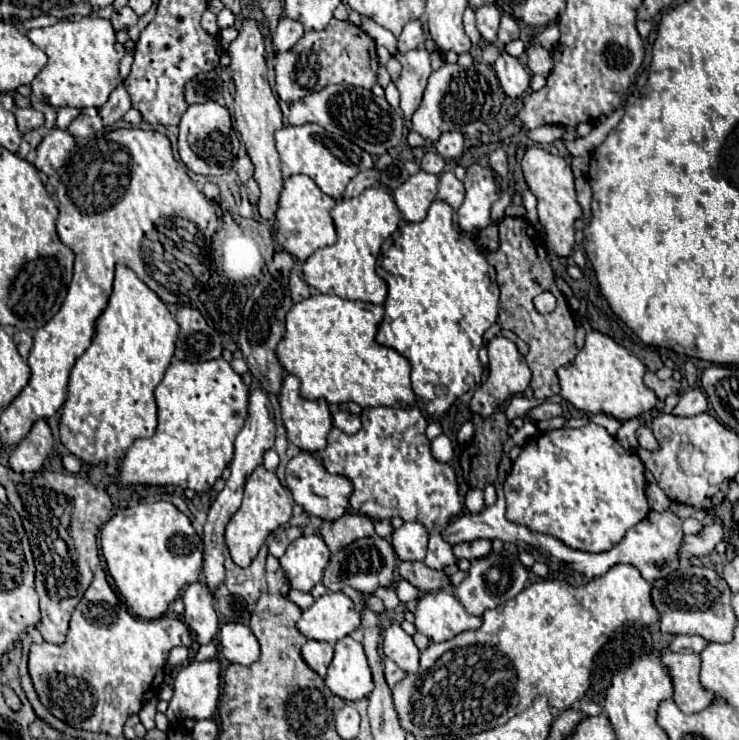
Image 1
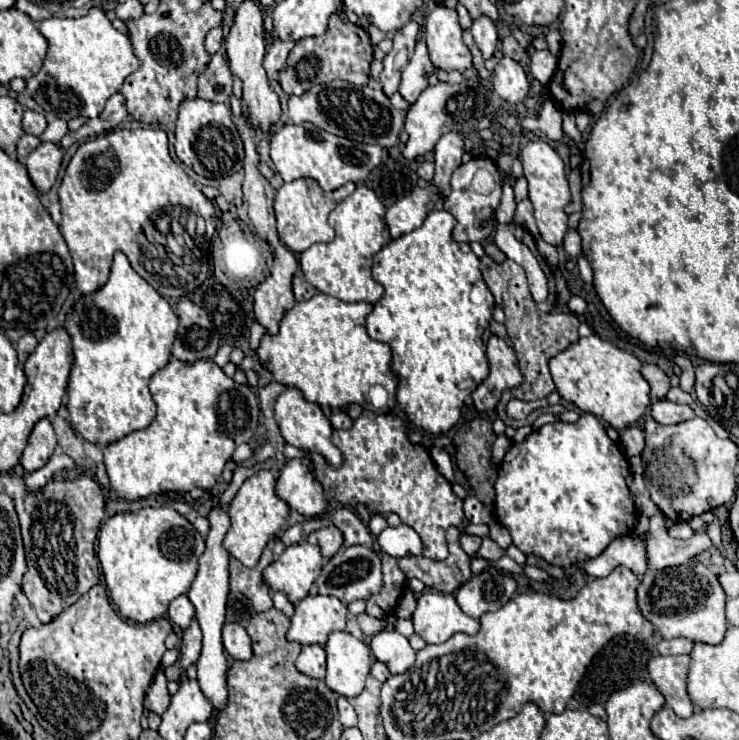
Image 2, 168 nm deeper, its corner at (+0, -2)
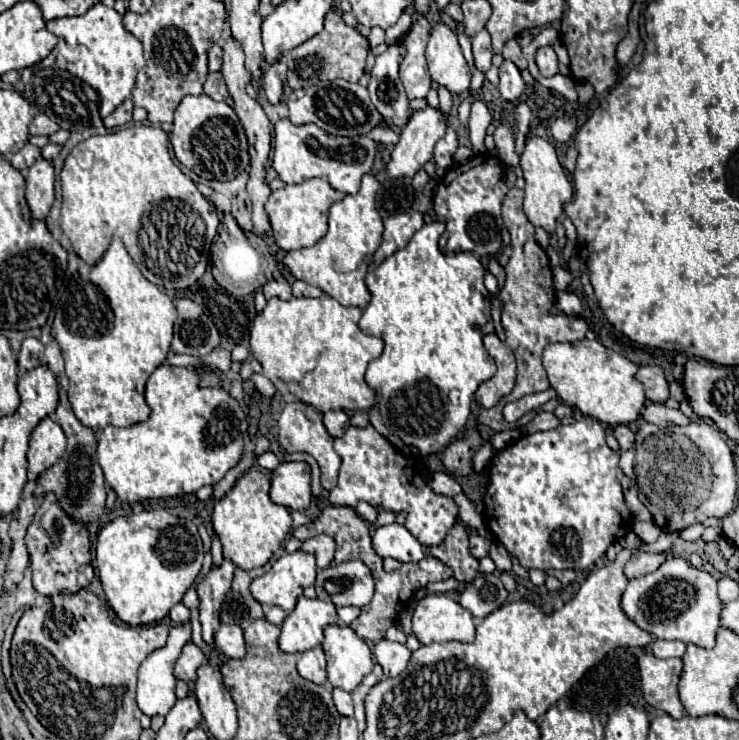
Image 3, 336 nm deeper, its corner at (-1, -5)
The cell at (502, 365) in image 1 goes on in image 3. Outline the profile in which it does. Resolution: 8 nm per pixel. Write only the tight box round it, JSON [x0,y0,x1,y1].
[475,333,515,407]

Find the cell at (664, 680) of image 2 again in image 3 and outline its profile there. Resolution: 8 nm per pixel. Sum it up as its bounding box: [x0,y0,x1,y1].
[637,655,683,719]

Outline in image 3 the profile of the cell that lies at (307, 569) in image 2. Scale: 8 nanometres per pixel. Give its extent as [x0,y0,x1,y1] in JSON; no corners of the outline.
[251,551,315,613]

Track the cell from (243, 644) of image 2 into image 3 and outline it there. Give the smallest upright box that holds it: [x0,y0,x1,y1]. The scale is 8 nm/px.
[213,625,245,659]

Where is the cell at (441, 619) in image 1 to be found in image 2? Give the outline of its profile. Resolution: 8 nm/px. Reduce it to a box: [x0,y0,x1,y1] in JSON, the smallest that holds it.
[412,590,480,644]

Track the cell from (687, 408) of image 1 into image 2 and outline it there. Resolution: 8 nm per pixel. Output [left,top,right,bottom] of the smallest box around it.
[650,400,696,424]

